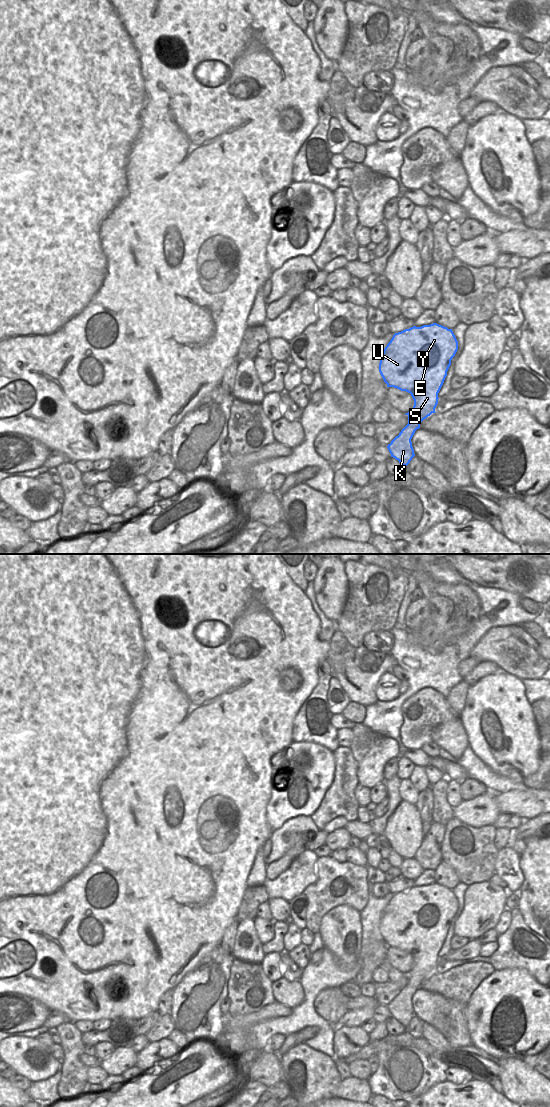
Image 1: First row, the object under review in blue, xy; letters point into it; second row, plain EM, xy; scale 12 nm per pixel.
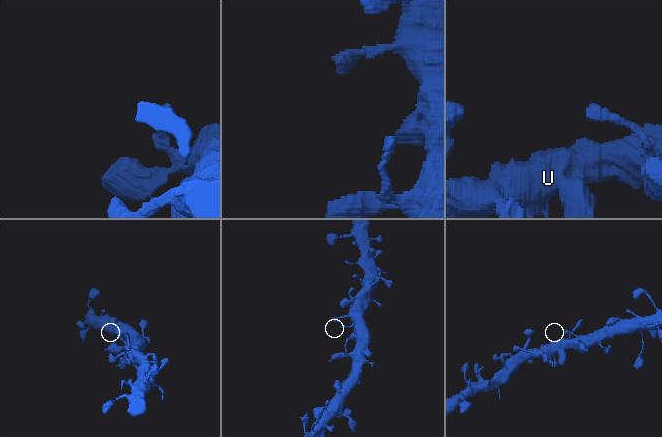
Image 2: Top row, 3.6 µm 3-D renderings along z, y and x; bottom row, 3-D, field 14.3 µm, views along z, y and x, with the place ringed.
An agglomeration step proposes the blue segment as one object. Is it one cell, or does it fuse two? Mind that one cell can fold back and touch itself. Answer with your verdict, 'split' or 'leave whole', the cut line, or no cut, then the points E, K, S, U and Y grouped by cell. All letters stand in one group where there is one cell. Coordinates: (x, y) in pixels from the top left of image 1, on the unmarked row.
leave whole; cut none; groups E K S U Y

